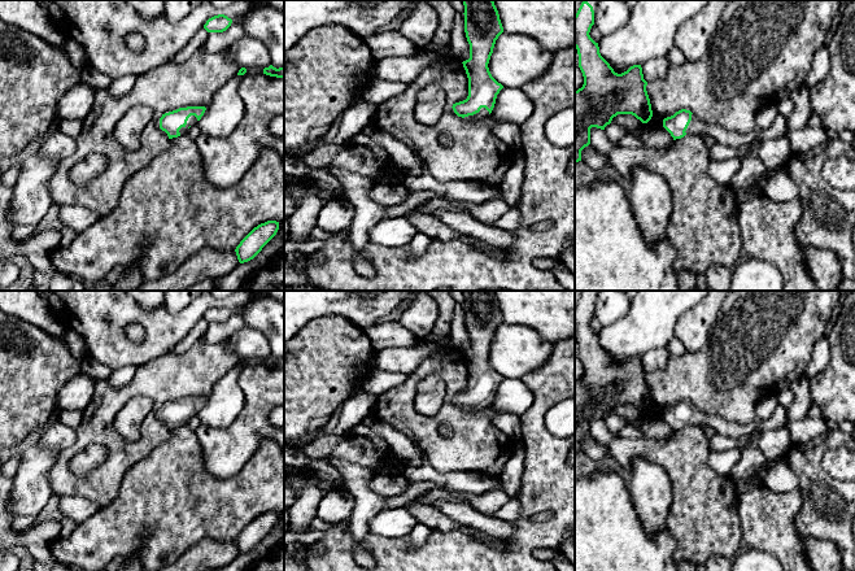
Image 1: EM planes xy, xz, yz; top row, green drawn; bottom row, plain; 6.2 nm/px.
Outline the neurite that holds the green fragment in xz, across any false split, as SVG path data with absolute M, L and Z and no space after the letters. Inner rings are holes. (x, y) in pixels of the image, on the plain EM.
M462 291L464 323L470 335L470 349L463 352L468 369L468 387L453 395L458 407L467 411L490 406L497 385L503 379L490 365L488 354L498 327L503 323L493 291Z

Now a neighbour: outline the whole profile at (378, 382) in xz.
M374 370L362 383L361 391L371 396L379 396L392 387L403 383L406 378L407 375L401 372Z

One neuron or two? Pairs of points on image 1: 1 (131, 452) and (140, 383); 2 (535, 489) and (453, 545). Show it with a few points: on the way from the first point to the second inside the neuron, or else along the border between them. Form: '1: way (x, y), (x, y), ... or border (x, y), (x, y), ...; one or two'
1: way (112, 435), (109, 432), (109, 409), (121, 397); one
2: way (526, 519), (526, 536), (506, 556), (483, 556); one

